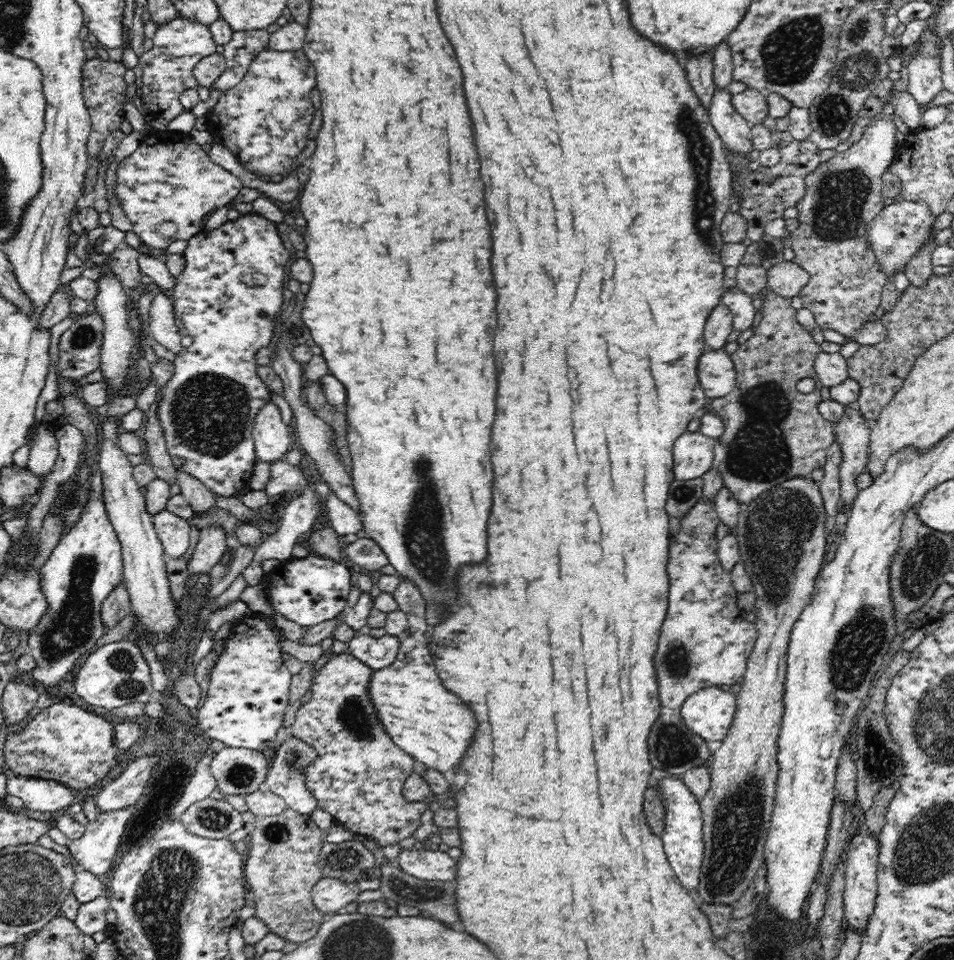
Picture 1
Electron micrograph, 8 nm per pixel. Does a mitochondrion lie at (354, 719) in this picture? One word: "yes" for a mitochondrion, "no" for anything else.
yes

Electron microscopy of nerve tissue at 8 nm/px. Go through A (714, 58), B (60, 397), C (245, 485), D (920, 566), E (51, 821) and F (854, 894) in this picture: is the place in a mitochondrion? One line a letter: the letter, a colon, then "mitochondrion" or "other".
A: other
B: other
C: other
D: mitochondrion
E: other
F: other

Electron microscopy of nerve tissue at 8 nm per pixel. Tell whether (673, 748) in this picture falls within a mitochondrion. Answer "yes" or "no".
yes

